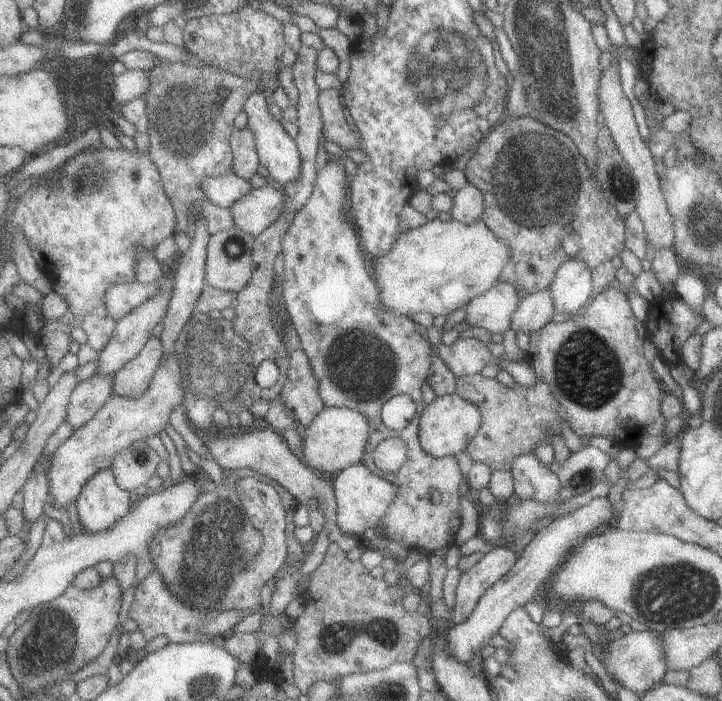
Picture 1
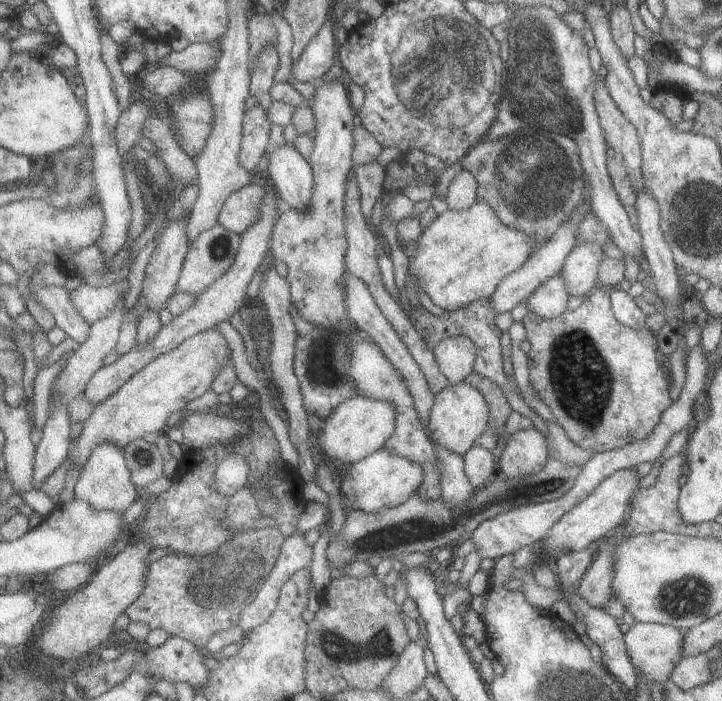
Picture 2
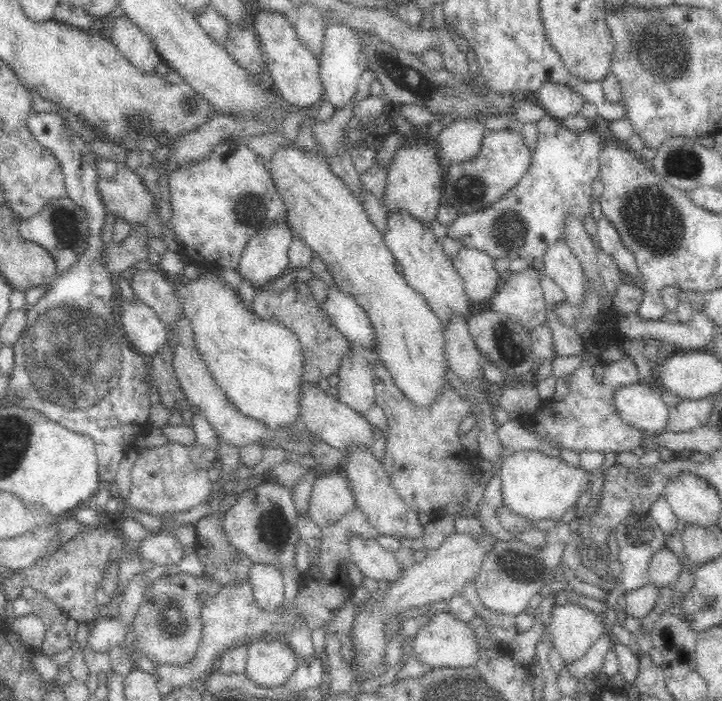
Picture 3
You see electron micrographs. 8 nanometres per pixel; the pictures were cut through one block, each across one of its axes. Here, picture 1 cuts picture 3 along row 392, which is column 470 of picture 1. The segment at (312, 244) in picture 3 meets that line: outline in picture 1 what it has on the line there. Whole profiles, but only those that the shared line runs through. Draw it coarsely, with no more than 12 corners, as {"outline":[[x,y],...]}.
{"outline":[[457,393],[420,414],[418,439],[435,458],[464,452],[482,422]]}

